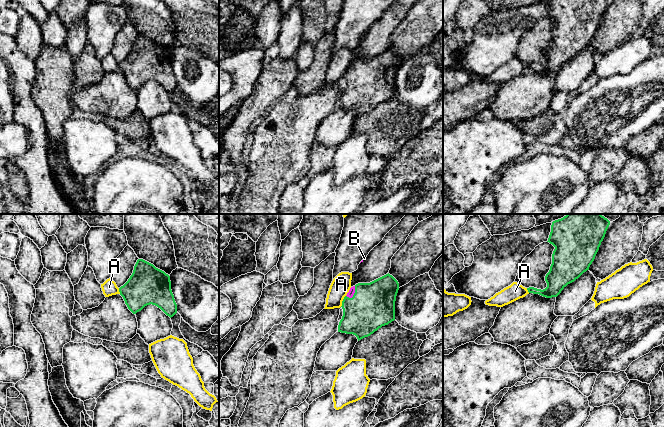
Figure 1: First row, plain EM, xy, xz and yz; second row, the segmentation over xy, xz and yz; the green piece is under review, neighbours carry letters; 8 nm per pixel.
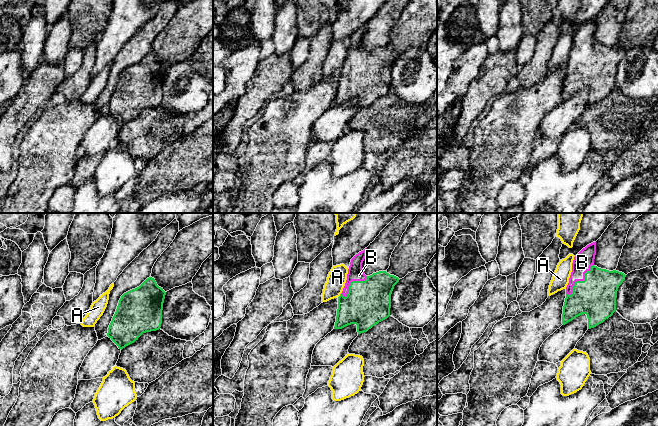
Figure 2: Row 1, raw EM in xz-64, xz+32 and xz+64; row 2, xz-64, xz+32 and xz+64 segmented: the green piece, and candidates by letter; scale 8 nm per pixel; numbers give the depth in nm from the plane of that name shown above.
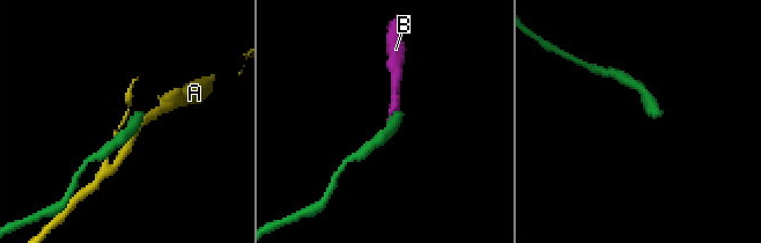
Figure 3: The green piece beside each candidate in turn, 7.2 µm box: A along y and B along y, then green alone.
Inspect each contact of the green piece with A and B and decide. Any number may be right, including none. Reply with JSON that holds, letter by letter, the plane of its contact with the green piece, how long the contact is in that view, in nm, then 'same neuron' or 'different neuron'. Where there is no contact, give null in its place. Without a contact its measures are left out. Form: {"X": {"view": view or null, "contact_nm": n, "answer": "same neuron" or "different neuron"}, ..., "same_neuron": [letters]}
{"A": {"view": "xz", "contact_nm": 100, "answer": "different neuron"}, "B": {"view": "xz", "contact_nm": 120, "answer": "same neuron"}, "same_neuron": ["B"]}

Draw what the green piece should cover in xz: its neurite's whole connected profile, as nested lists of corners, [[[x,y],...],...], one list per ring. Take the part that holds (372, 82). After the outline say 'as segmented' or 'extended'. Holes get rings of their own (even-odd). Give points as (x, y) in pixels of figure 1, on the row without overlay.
[[[389,49],[370,59],[358,59],[351,63],[342,77],[343,92],[338,101],[338,108],[353,110],[359,117],[394,97],[398,66],[398,57]]] | extended

